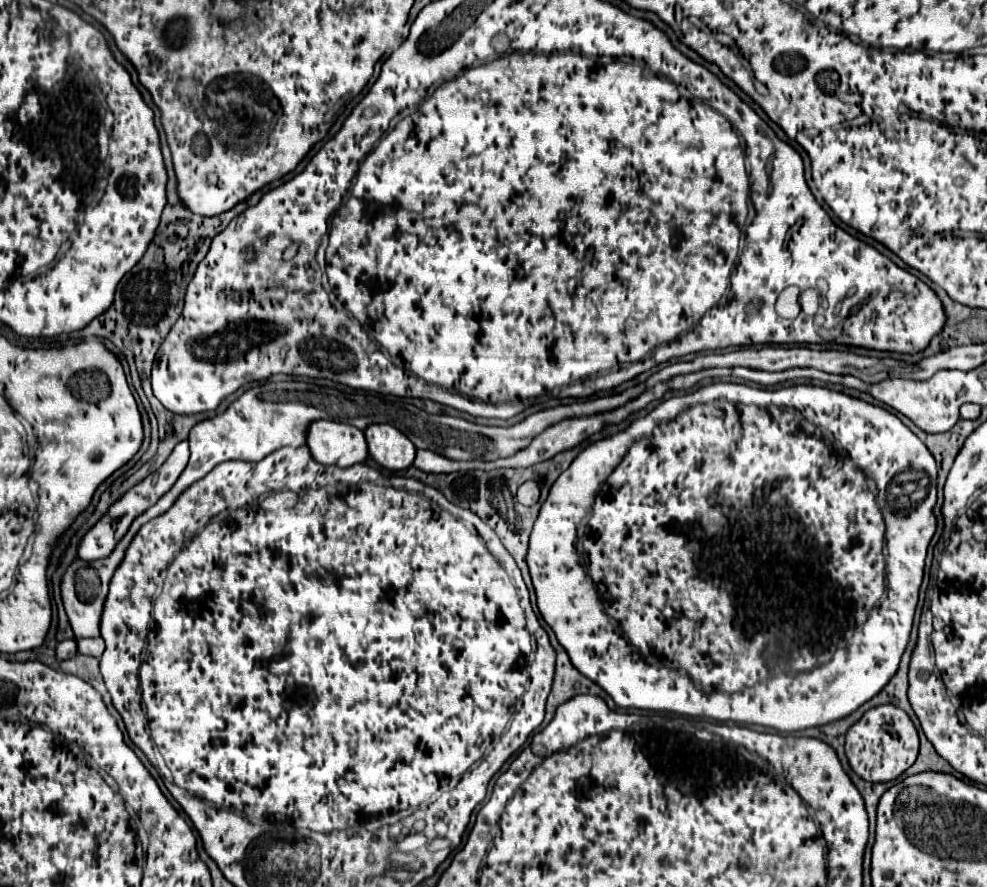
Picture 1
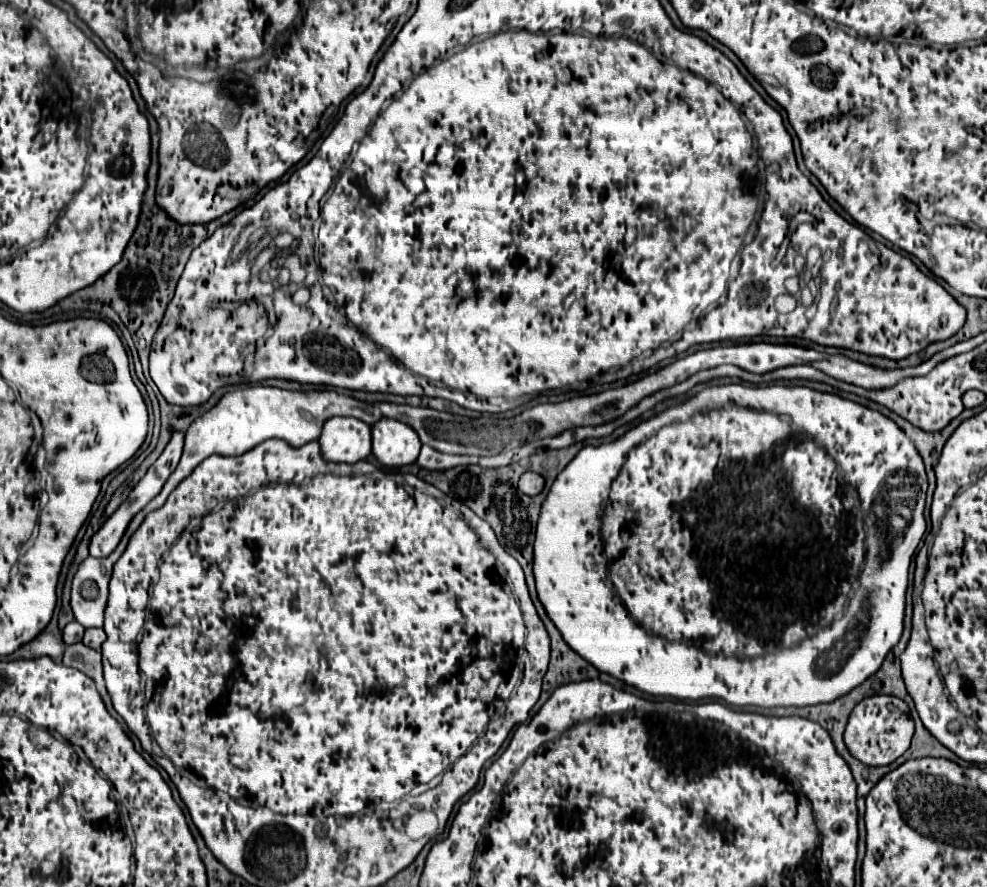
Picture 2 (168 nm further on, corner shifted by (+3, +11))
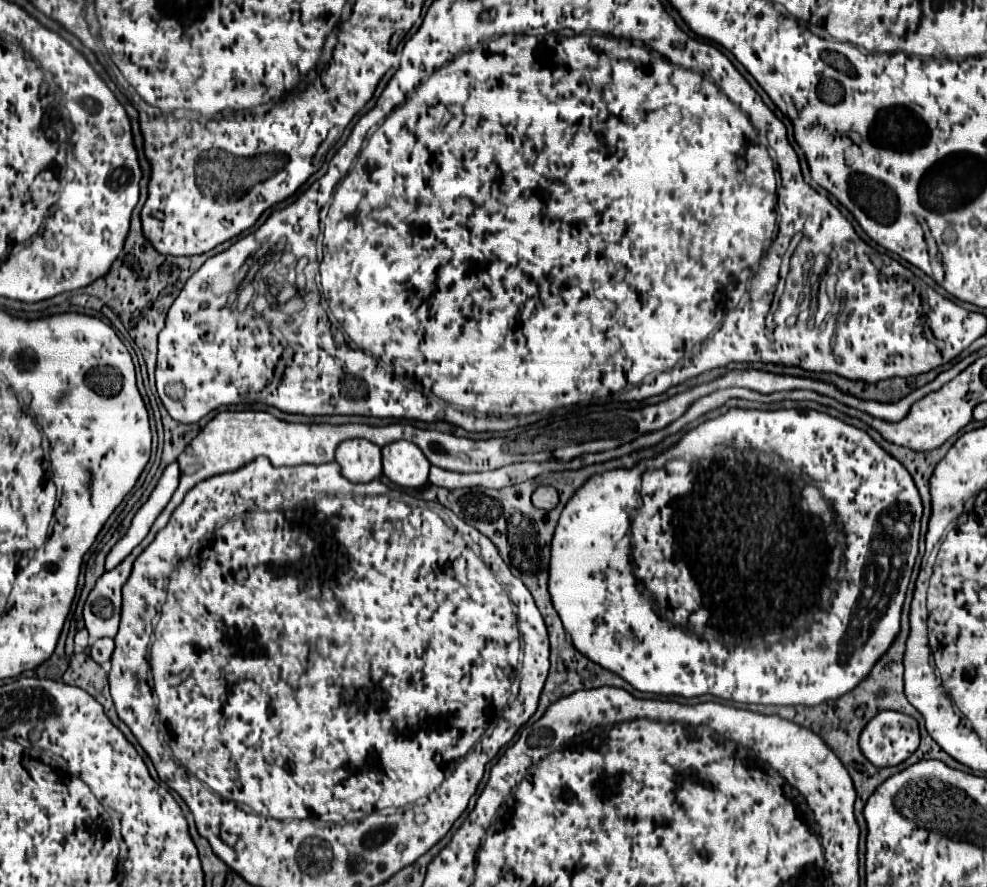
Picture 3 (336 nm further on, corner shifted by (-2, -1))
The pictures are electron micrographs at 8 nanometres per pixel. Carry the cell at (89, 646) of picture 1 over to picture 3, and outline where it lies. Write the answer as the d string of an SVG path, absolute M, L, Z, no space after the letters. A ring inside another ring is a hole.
M97 639L91 643L91 657L97 663L107 663L113 653L113 639Z

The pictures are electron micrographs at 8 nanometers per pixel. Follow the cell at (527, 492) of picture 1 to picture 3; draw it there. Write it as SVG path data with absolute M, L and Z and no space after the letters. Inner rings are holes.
M539 485L533 495L531 495L531 501L535 507L539 509L553 509L559 501L559 495L557 495L557 489L555 487L549 487L549 485Z

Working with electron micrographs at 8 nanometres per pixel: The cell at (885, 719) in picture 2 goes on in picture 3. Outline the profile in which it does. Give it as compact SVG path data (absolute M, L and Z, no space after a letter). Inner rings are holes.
M881 711L861 731L859 747L877 767L895 767L919 747L917 721L897 711Z

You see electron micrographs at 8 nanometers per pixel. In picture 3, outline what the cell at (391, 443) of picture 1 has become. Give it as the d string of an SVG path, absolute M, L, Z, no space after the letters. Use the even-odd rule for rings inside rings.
M395 441L381 449L383 453L383 473L401 487L423 487L427 485L427 475L431 463L411 441Z

